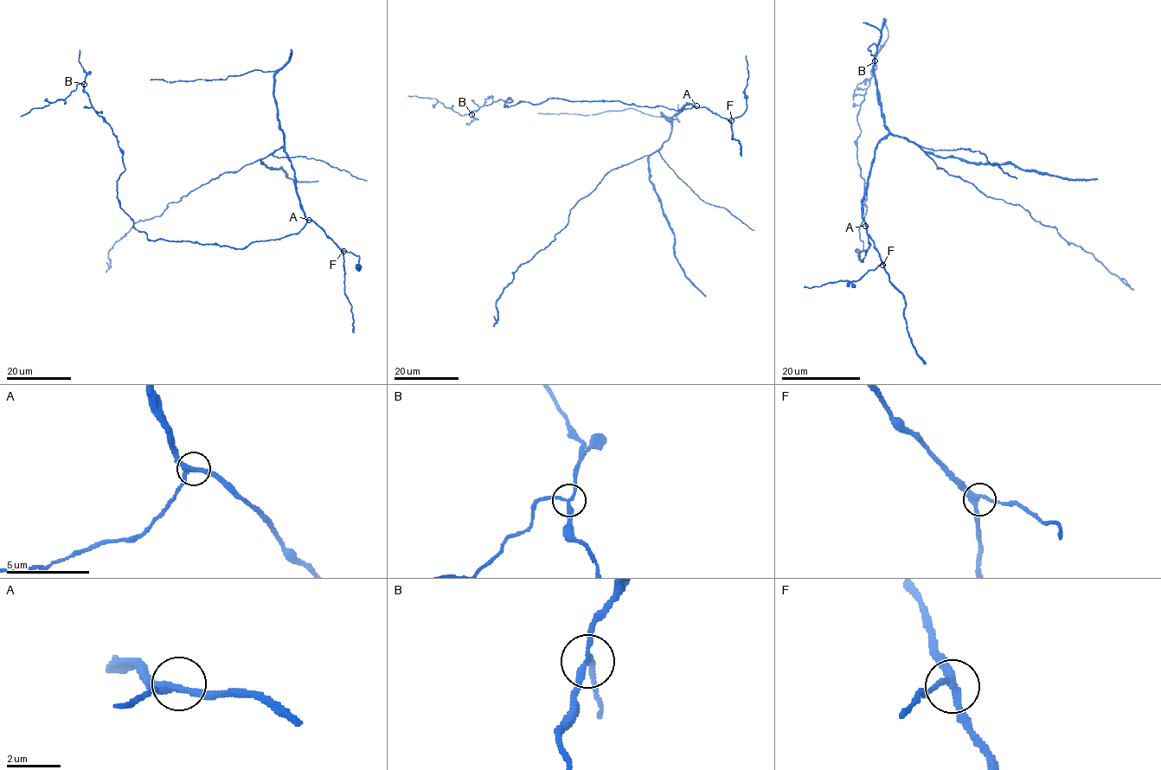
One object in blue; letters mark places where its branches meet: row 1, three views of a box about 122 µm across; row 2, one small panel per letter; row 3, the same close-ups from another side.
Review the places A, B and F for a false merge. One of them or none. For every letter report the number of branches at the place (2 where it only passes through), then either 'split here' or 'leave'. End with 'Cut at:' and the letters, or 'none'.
A: 3 branches meet; leave
B: 3 branches meet; split here
F: 3 branches meet; leave
Cut at: B

